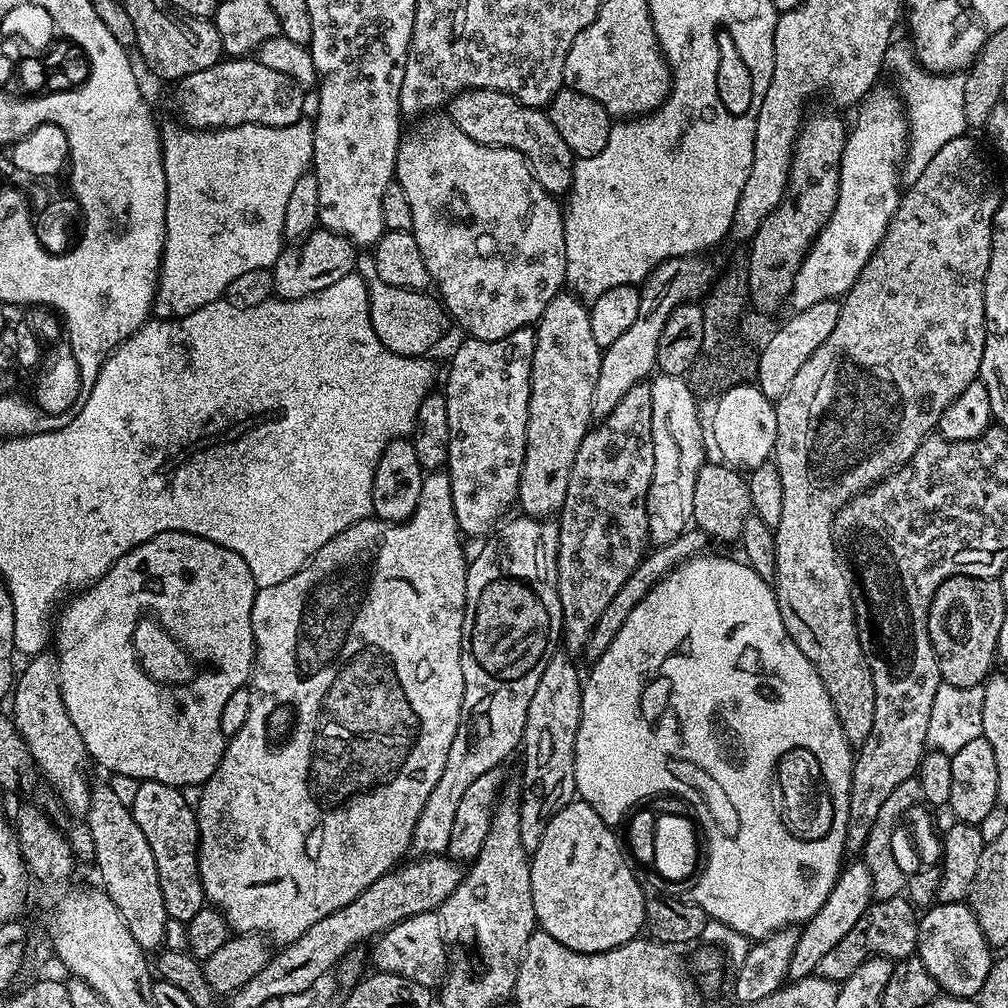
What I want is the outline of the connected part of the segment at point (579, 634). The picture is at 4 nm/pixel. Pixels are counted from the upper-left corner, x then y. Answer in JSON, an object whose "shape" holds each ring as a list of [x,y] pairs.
{"shape":[[[650,383],[635,384],[626,390],[626,394],[622,394],[622,402],[618,402],[618,406],[614,406],[608,416],[589,427],[588,433],[582,438],[582,446],[578,446],[578,454],[570,470],[570,482],[566,486],[564,507],[558,513],[560,541],[556,555],[556,585],[564,619],[562,644],[569,653],[583,653],[594,626],[598,626],[599,616],[646,555],[647,492],[654,474],[652,417]]]}

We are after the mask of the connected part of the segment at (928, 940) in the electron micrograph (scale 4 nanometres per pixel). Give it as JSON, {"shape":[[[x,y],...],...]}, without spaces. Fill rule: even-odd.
{"shape":[[[967,903],[933,904],[919,917],[916,929],[916,952],[922,966],[930,970],[930,978],[938,982],[941,993],[950,996],[979,997],[994,963],[994,952],[988,947],[982,934],[982,926],[978,926]]]}

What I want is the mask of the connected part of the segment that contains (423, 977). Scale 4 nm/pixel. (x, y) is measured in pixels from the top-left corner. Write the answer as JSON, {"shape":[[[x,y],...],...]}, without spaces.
{"shape":[[[436,912],[414,914],[398,922],[393,928],[387,928],[375,944],[372,956],[376,959],[375,967],[381,972],[398,974],[402,978],[410,978],[422,986],[435,989],[448,971],[448,950],[444,946],[440,917]]]}

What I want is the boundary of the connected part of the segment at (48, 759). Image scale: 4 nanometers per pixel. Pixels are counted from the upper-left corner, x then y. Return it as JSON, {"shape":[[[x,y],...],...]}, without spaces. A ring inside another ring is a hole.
{"shape":[[[45,650],[29,659],[24,669],[19,669],[14,680],[14,691],[10,696],[10,717],[23,738],[29,754],[41,777],[48,779],[56,791],[60,804],[72,818],[84,818],[90,807],[93,781],[88,781],[90,757],[82,736],[70,722],[66,706],[62,702],[60,679],[56,676],[56,657]]]}

